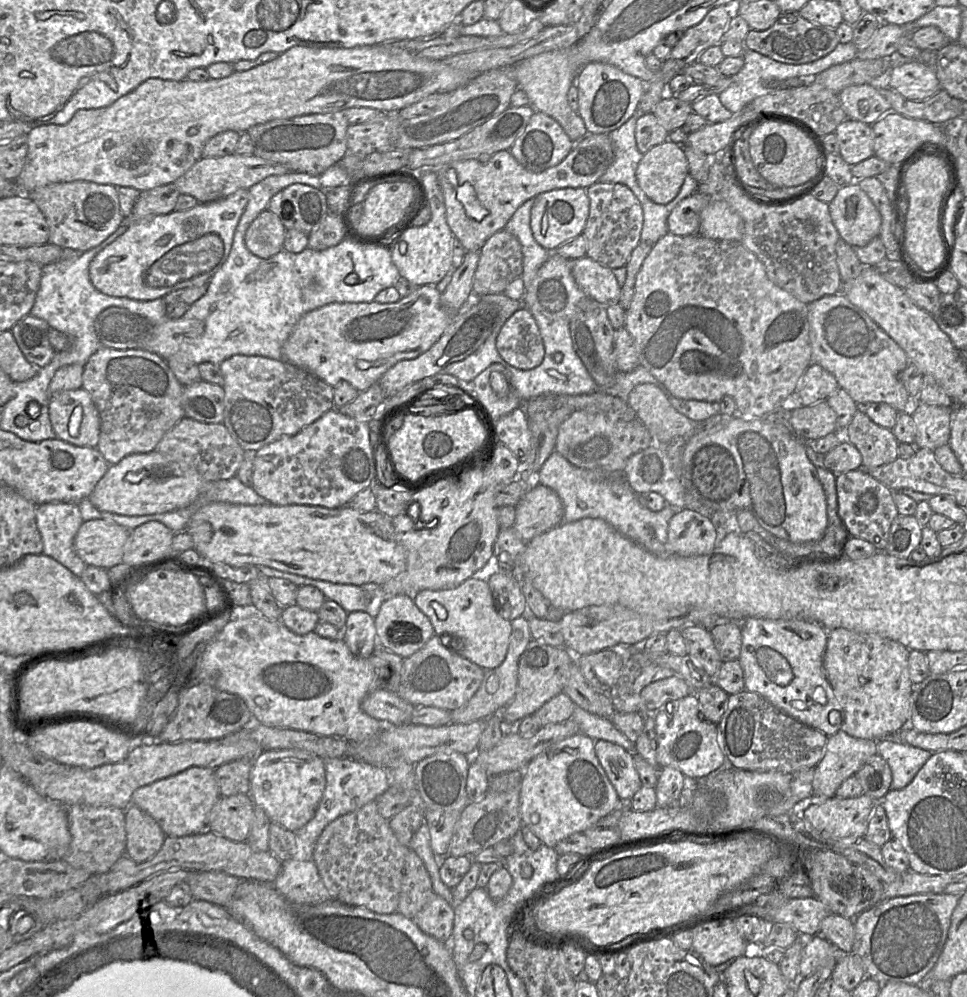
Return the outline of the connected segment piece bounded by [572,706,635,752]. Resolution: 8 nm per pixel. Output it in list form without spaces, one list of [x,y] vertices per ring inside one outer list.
[[[575,706],[572,719],[577,723],[580,733],[594,740],[609,741],[630,752],[635,752],[635,743],[623,735],[610,720],[592,714],[579,706]]]

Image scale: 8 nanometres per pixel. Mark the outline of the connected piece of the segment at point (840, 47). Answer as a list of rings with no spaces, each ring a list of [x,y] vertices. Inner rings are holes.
[[[852,41],[846,44],[839,42],[828,55],[810,63],[793,65],[775,61],[763,54],[745,48],[741,55],[744,59],[744,65],[737,74],[732,76],[732,84],[718,95],[719,100],[730,112],[733,114],[738,113],[755,98],[771,93],[779,88],[787,88],[782,87],[785,80],[800,76],[816,76],[831,66],[855,59],[858,50]]]

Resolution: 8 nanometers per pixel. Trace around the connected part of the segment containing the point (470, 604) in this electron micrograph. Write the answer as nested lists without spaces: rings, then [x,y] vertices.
[[[485,575],[472,576],[450,589],[423,589],[412,600],[429,618],[434,634],[449,637],[445,640],[447,645],[459,655],[484,670],[491,670],[502,664],[508,651],[511,622],[498,614]]]

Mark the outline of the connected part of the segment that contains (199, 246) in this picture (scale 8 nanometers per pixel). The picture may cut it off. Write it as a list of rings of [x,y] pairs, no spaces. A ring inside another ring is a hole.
[[[248,189],[195,207],[156,215],[131,224],[91,261],[89,277],[100,292],[150,301],[186,287],[208,284],[226,261],[235,229],[248,202]]]

